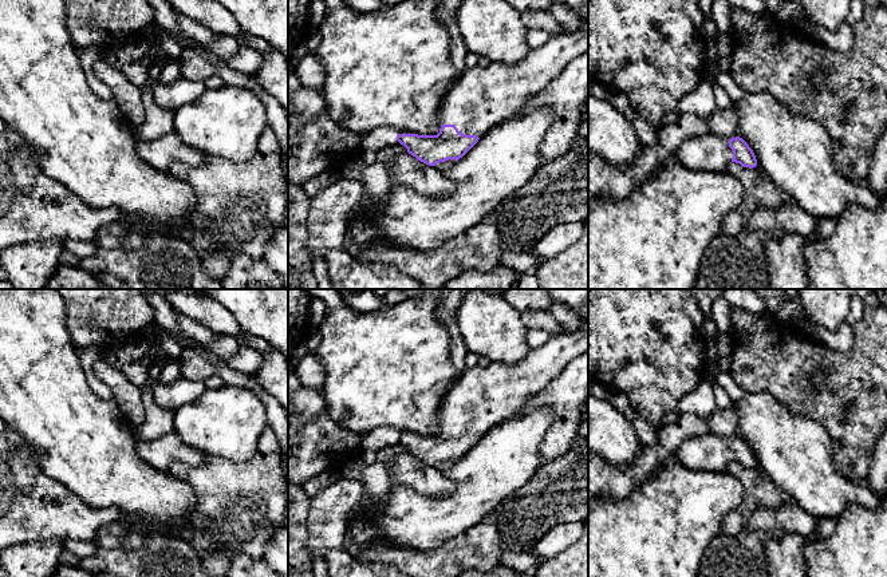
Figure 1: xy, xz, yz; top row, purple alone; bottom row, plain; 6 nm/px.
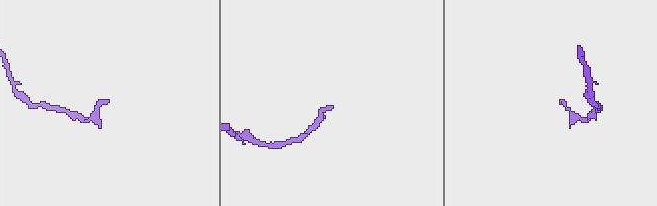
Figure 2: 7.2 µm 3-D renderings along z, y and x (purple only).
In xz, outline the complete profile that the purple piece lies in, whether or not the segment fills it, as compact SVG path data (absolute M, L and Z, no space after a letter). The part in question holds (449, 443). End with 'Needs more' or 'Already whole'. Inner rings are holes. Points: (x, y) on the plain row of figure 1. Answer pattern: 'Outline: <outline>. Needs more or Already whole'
Outline: M588 319L575 333L551 336L540 347L531 348L516 364L492 361L488 367L465 369L446 392L439 407L441 430L437 435L399 434L397 440L418 461L435 466L462 458L492 427L515 416L525 400L547 387L563 368L588 351Z. Needs more

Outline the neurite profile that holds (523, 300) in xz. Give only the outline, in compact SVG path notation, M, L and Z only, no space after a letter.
M508 289L502 297L519 312L549 311L552 299L548 289Z

